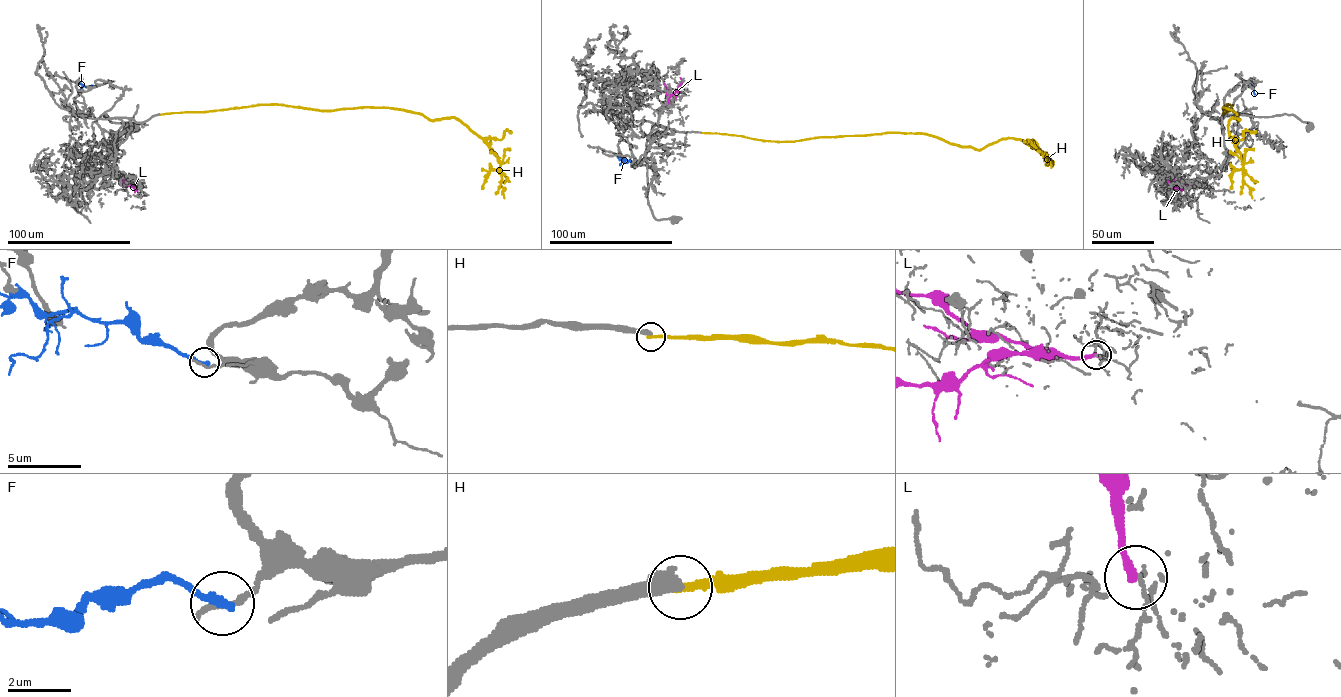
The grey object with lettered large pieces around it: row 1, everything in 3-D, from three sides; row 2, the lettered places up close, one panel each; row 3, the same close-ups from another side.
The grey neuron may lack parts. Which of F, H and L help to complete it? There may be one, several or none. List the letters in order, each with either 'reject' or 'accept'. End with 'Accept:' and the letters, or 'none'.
F: reject
H: reject
L: reject
Accept: none

